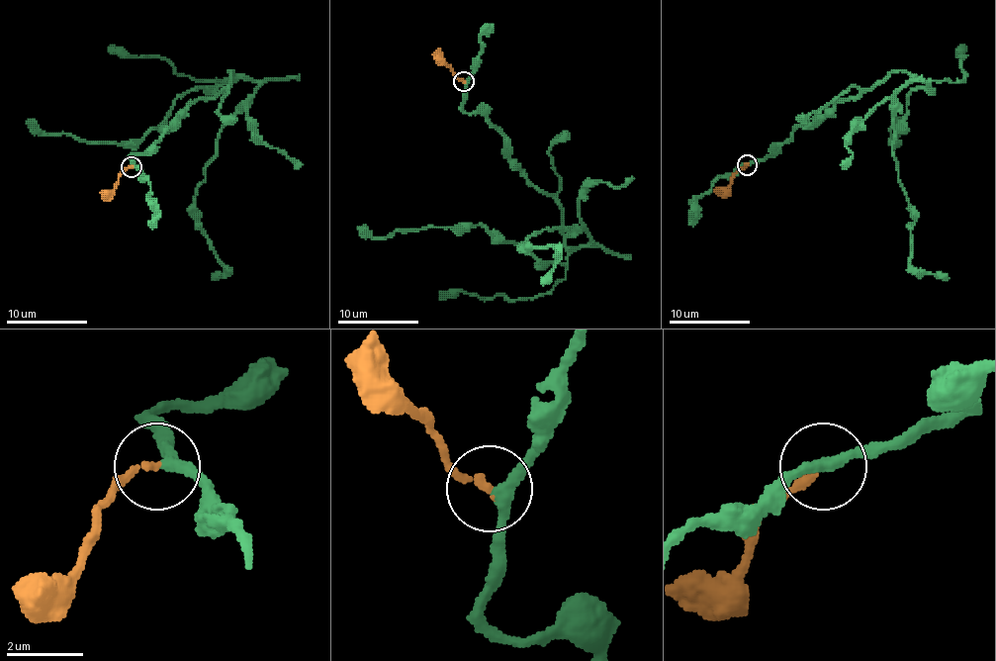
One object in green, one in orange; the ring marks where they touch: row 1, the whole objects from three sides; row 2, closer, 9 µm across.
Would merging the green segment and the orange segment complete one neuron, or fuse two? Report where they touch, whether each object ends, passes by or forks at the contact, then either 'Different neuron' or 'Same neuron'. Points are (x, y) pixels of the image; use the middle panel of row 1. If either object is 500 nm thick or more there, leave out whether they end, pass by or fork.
Place: (463, 81). At the ring green passes by. At the ring orange ends. Same neuron

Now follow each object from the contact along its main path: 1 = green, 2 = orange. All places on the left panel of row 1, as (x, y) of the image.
1: (133, 167), (193, 103), (227, 89), (231, 70), (258, 84), (222, 130), (195, 196), (226, 265), (214, 277)
2: (131, 167), (106, 194)

